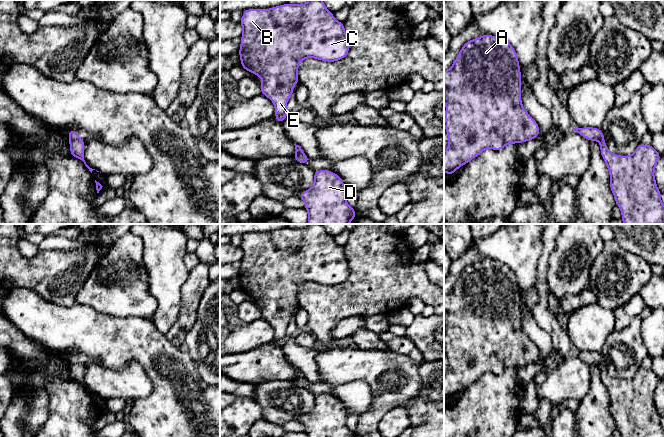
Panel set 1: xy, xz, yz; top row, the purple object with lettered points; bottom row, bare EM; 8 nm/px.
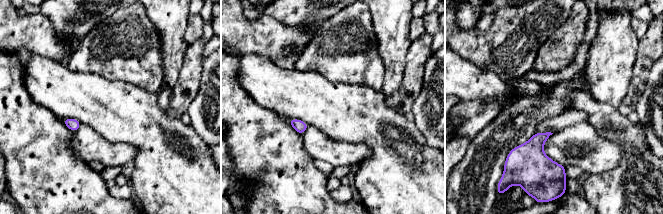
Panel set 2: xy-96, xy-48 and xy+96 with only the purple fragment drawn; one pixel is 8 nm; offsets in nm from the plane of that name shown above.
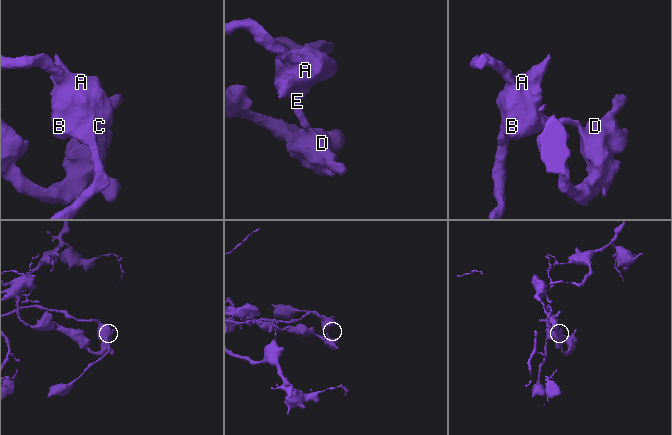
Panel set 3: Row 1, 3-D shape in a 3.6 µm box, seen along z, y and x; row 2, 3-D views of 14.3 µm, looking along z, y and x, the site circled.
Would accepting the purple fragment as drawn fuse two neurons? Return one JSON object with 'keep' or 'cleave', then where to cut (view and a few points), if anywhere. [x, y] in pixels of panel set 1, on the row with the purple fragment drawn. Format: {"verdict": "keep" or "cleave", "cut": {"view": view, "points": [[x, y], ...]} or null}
{"verdict": "cleave", "cut": {"view": "xy", "points": [[79, 138], [70, 140]]}}

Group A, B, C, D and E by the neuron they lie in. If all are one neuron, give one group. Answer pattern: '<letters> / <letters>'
A B C E / D

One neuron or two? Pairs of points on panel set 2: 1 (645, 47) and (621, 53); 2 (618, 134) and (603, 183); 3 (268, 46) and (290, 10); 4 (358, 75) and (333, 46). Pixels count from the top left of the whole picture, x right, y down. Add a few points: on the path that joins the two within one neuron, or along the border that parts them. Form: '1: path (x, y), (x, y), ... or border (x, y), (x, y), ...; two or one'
1: border (640, 39), (637, 45), (637, 54), (632, 72); two
2: path (627, 147), (627, 163), (616, 174); one
3: border (262, 12), (284, 24), (303, 25), (305, 27); two
4: path (355, 68), (340, 53); one

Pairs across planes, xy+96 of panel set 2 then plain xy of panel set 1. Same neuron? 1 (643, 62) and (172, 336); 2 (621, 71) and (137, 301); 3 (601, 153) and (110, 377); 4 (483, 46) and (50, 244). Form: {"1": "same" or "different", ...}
{"1": "same", "2": "different", "3": "same", "4": "different"}

